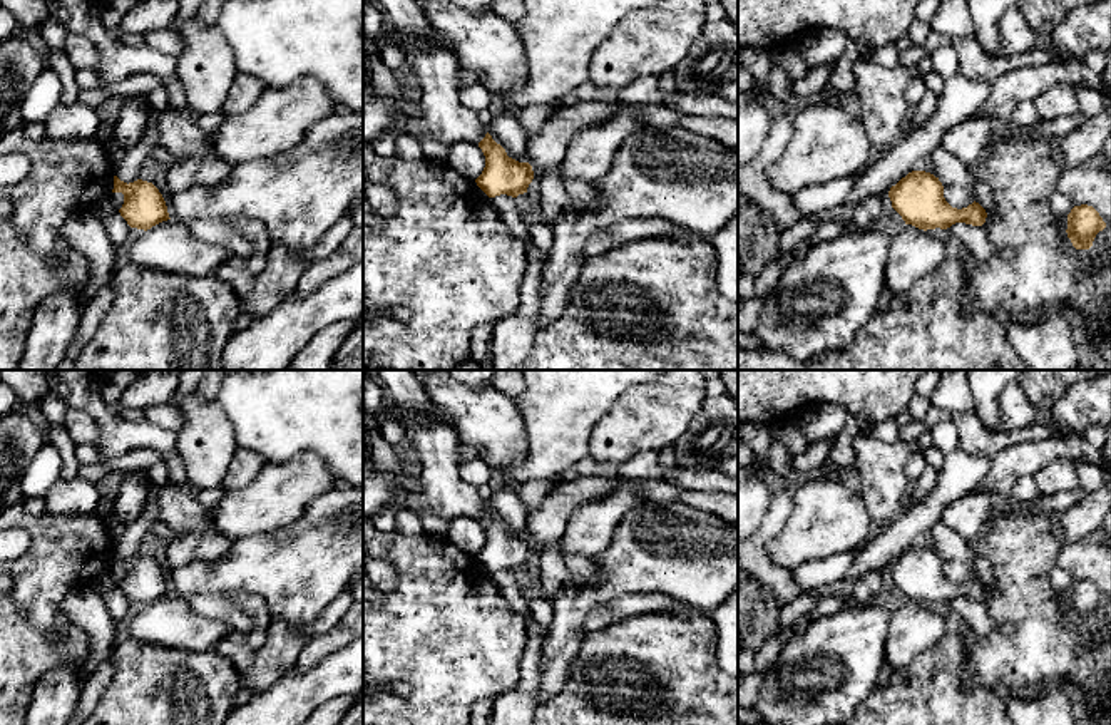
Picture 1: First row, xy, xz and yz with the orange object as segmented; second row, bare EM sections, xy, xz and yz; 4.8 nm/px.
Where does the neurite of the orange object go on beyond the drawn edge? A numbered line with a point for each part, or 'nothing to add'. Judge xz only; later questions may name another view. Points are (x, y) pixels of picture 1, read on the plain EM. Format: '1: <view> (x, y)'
1: xz (432, 444)

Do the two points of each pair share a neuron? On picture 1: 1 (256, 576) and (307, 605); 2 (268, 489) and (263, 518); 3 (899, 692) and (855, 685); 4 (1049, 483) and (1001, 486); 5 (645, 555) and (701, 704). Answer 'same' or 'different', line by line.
1: same
2: same
3: different
4: different
5: different

